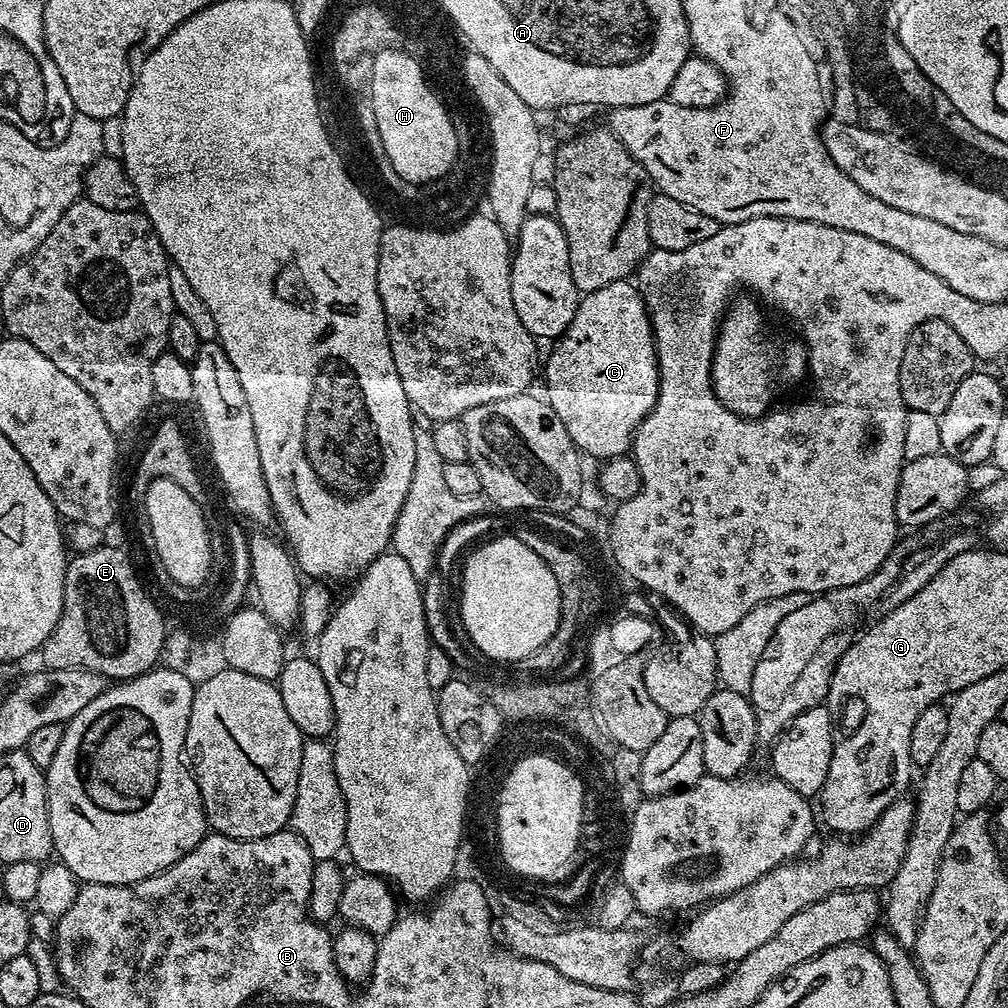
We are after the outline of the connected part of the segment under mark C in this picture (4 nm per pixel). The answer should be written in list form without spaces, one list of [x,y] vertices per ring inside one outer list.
[[[631,279],[610,282],[600,290],[581,295],[574,322],[551,345],[552,353],[542,364],[542,380],[548,387],[549,406],[562,418],[566,434],[576,443],[585,457],[597,456],[597,461],[623,456],[632,447],[638,426],[656,405],[660,389],[660,371],[656,357],[656,339],[652,333],[652,319],[644,304],[639,287]]]

